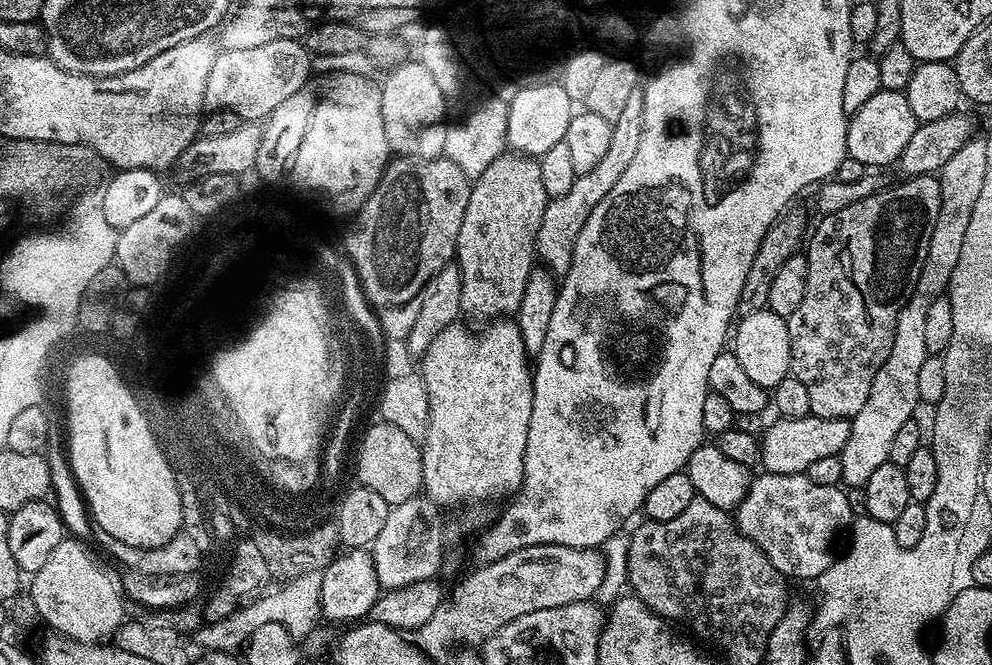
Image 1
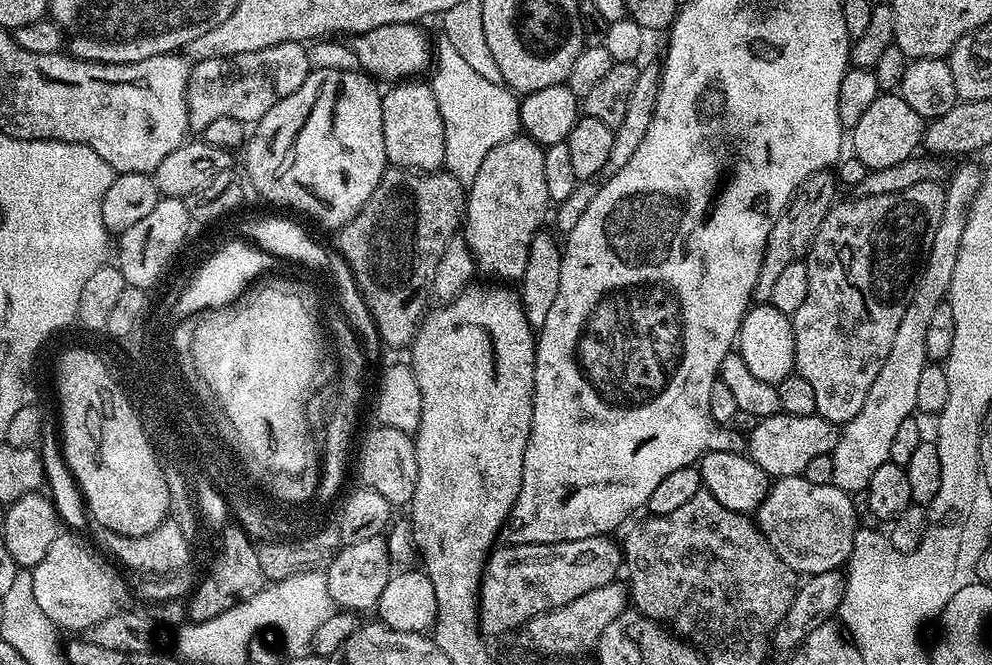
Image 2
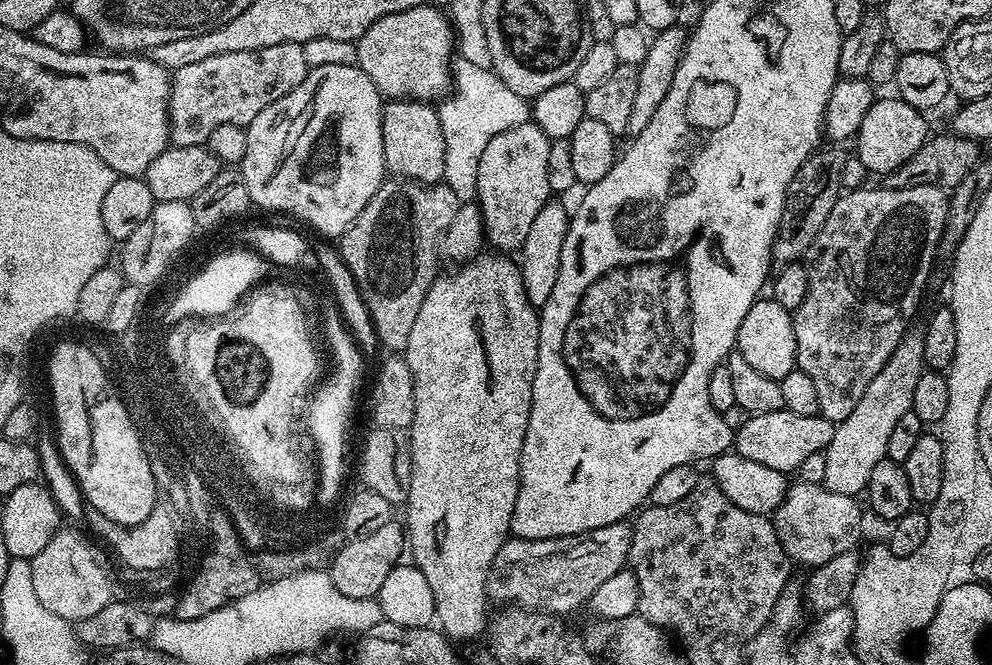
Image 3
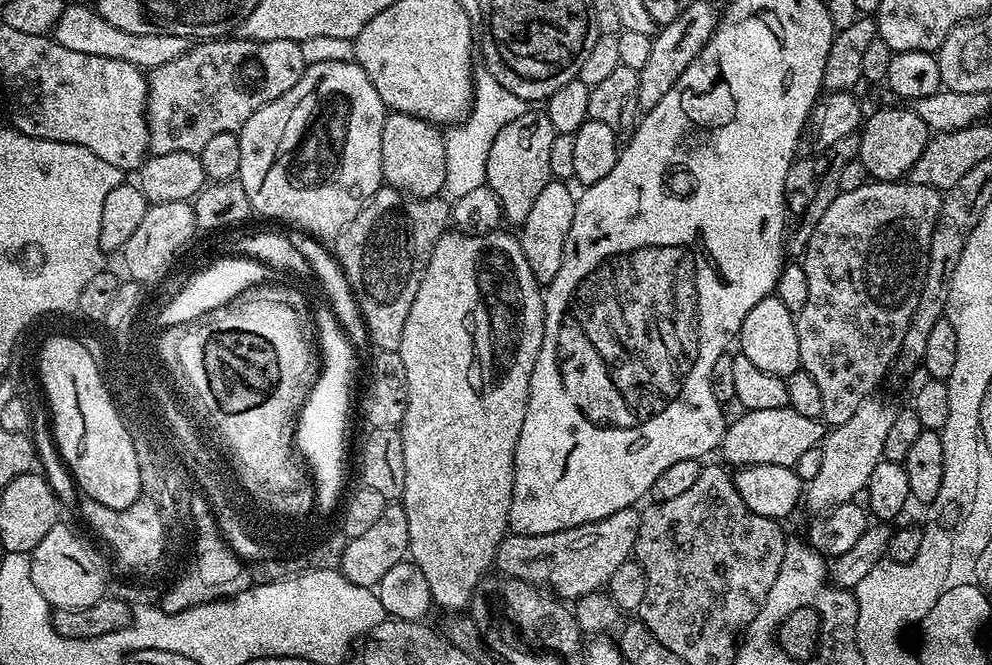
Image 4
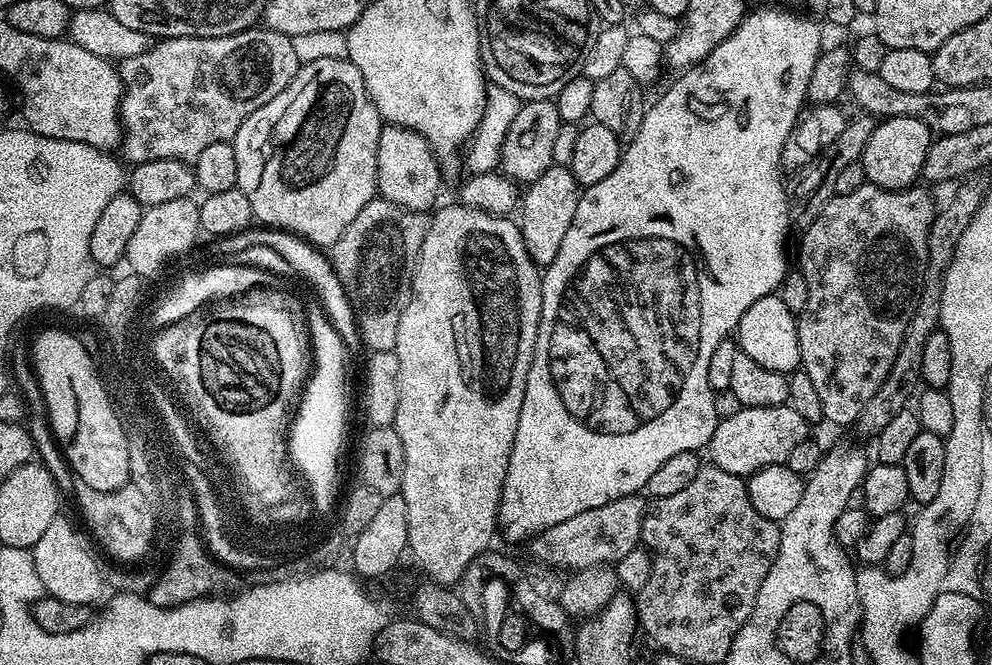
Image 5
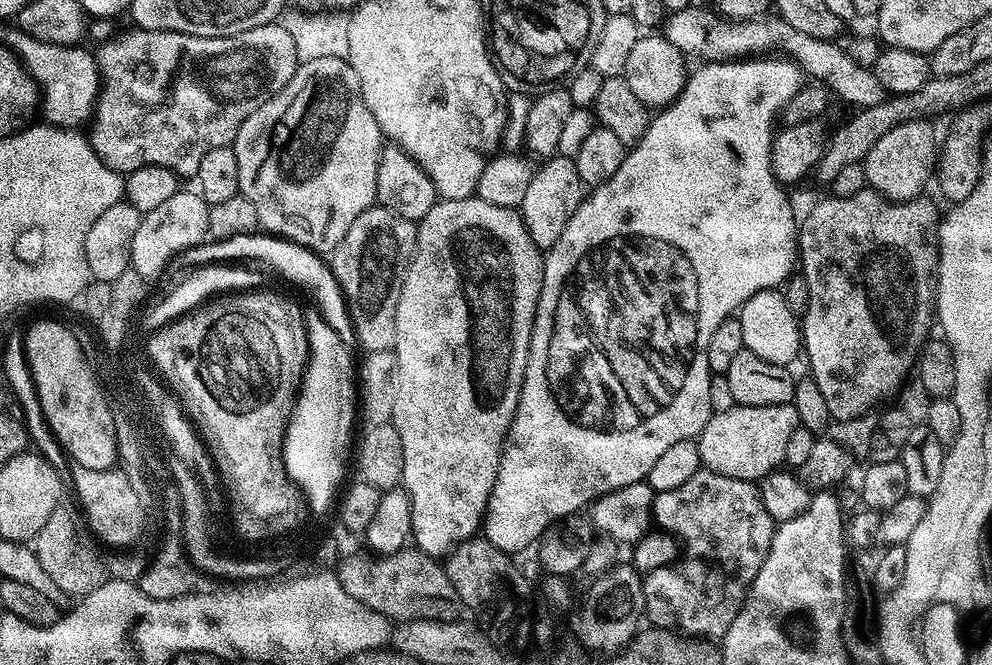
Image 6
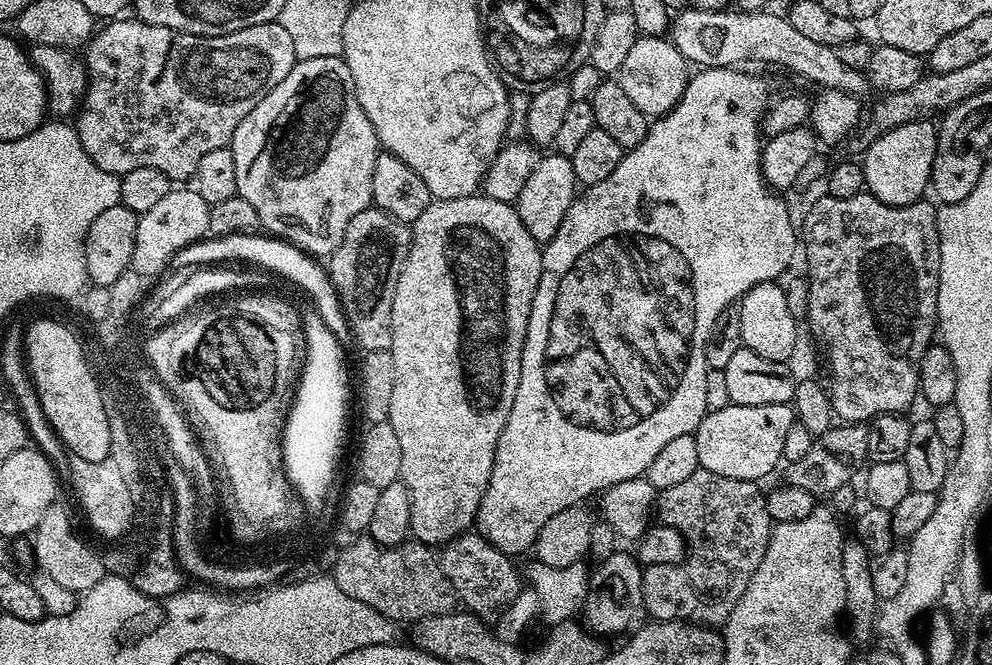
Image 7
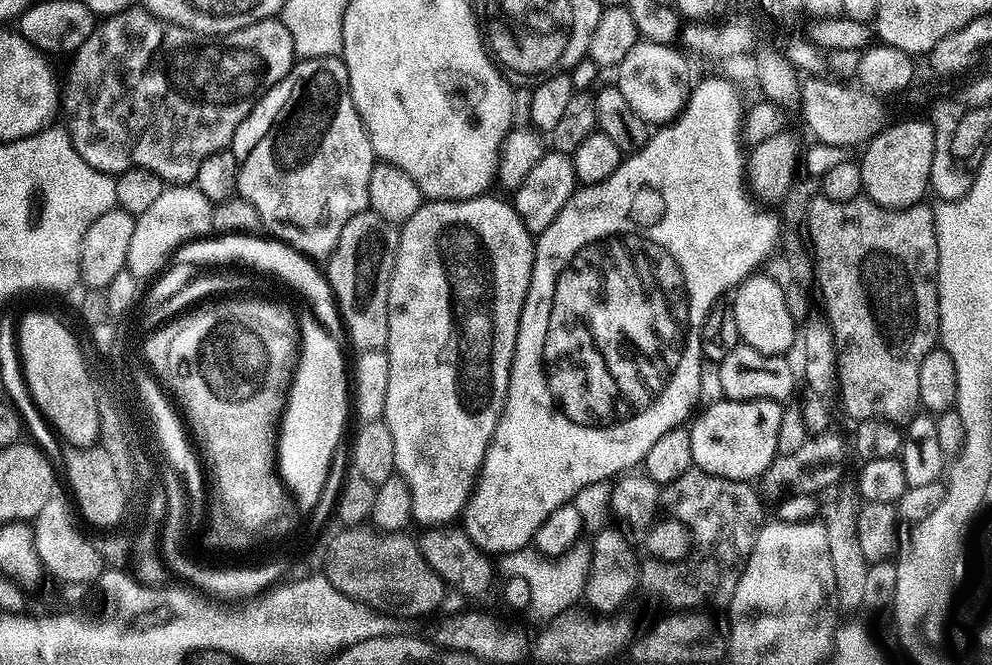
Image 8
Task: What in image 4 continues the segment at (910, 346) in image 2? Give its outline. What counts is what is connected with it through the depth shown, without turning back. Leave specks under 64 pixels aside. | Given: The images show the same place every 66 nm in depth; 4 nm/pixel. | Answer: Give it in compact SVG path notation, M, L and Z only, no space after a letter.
M873 394L854 410L854 418L835 425L822 441L822 467L818 475L806 484L806 504L816 510L837 508L839 504L850 504L867 489L870 470L884 459L886 434L898 411L897 405L887 404L880 394Z

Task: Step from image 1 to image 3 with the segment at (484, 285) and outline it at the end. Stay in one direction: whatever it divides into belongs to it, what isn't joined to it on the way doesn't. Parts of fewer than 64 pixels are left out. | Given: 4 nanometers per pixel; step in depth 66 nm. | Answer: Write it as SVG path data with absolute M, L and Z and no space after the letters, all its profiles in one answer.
M525 122L510 126L490 138L478 163L475 203L480 205L480 218L487 243L504 254L520 249L538 210L548 202L552 187L546 182L552 141L537 124Z

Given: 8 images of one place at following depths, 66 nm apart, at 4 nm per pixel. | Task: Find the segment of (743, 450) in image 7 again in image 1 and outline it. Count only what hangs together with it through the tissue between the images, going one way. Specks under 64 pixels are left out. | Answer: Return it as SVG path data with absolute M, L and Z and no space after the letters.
M776 418L765 427L760 440L760 464L764 472L774 474L804 474L813 462L822 458L839 456L850 438L851 419L839 420L838 418L794 418L785 420Z

